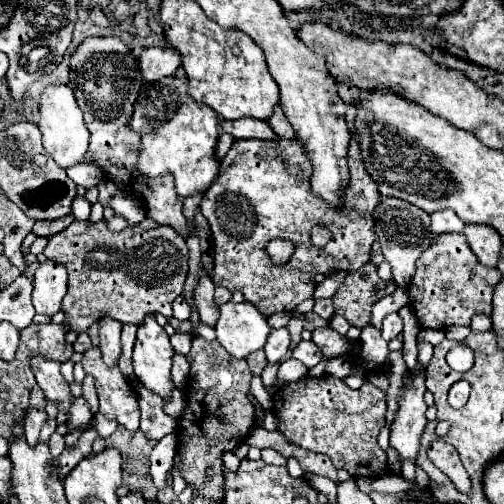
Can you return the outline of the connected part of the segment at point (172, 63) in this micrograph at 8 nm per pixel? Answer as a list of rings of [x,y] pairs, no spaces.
[[[146,48],[138,56],[138,68],[146,82],[156,82],[166,76],[174,76],[180,66],[180,56],[174,48]]]

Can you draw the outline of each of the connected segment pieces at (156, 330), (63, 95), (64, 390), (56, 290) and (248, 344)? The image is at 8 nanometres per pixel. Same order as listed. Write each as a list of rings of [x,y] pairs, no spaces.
[[[152,314],[138,326],[134,344],[134,372],[138,380],[154,394],[164,400],[172,398],[176,384],[172,380],[172,346],[164,328],[154,320]]]
[[[52,84],[44,90],[44,94],[40,98],[40,122],[38,122],[38,126],[42,130],[42,144],[44,144],[46,152],[54,158],[54,162],[60,168],[68,170],[68,168],[84,162],[84,156],[88,152],[90,132],[86,130],[86,122],[84,122],[80,106],[76,104],[74,92],[68,86]]]
[[[34,358],[32,364],[34,364],[34,376],[36,376],[38,386],[42,388],[46,400],[56,404],[60,412],[70,416],[70,408],[74,404],[74,396],[70,392],[68,382],[60,374],[60,362]]]
[[[46,260],[36,268],[32,304],[36,314],[54,316],[60,312],[60,302],[66,294],[66,268],[60,262]]]
[[[226,302],[220,306],[216,336],[222,348],[234,358],[244,360],[252,352],[262,350],[270,332],[268,320],[250,302]]]

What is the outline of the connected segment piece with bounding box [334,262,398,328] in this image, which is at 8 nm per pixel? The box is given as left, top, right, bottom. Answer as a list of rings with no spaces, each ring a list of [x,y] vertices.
[[[366,262],[360,270],[350,272],[344,284],[336,290],[334,312],[342,314],[352,326],[364,328],[370,322],[372,306],[396,288],[394,282],[384,282],[378,276],[374,262]]]

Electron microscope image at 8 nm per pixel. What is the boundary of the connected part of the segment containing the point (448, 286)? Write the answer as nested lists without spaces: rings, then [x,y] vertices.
[[[446,234],[434,236],[430,248],[422,252],[416,264],[414,280],[410,282],[408,296],[416,312],[418,324],[422,328],[450,328],[450,326],[470,326],[472,316],[492,314],[492,292],[500,282],[502,274],[498,268],[486,268],[478,264],[476,254],[468,246],[466,236]]]

